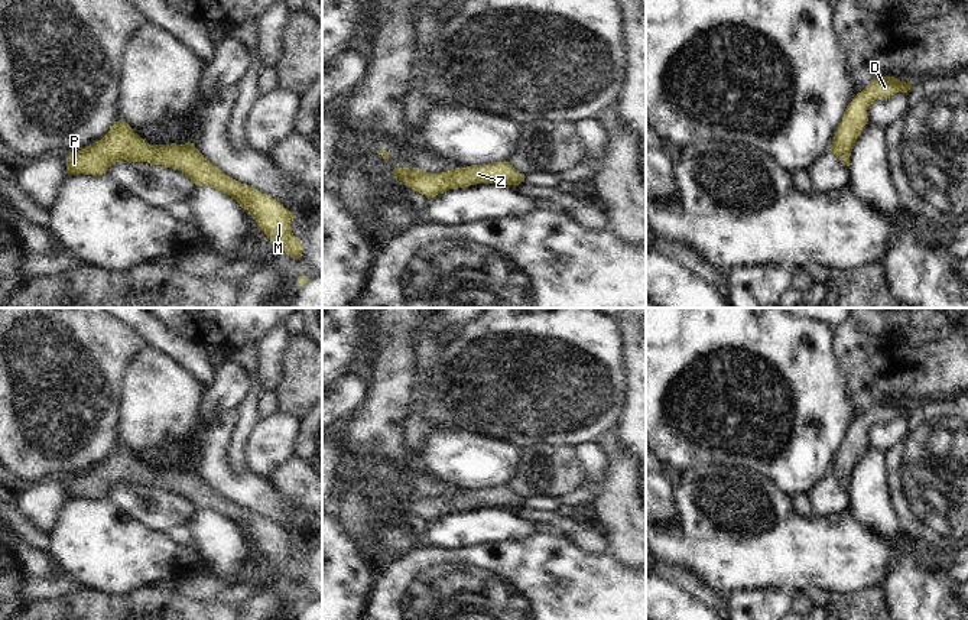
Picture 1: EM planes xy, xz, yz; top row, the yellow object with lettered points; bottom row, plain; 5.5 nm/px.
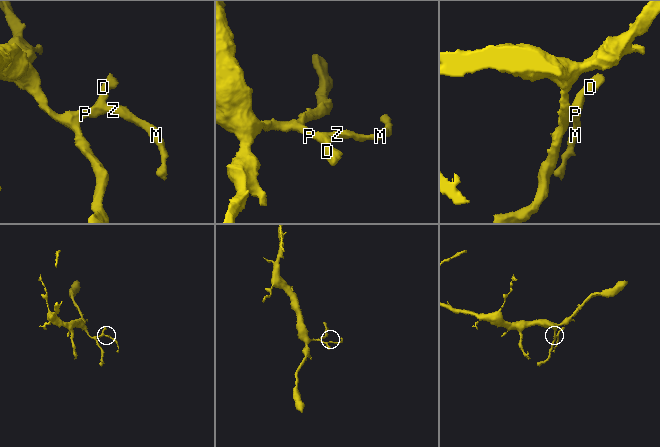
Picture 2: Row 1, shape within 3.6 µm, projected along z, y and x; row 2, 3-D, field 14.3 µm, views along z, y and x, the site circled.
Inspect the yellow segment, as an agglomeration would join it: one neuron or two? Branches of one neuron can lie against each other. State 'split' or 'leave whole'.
leave whole

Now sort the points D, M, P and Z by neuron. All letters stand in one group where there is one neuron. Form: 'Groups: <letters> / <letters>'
Groups: D M P Z

